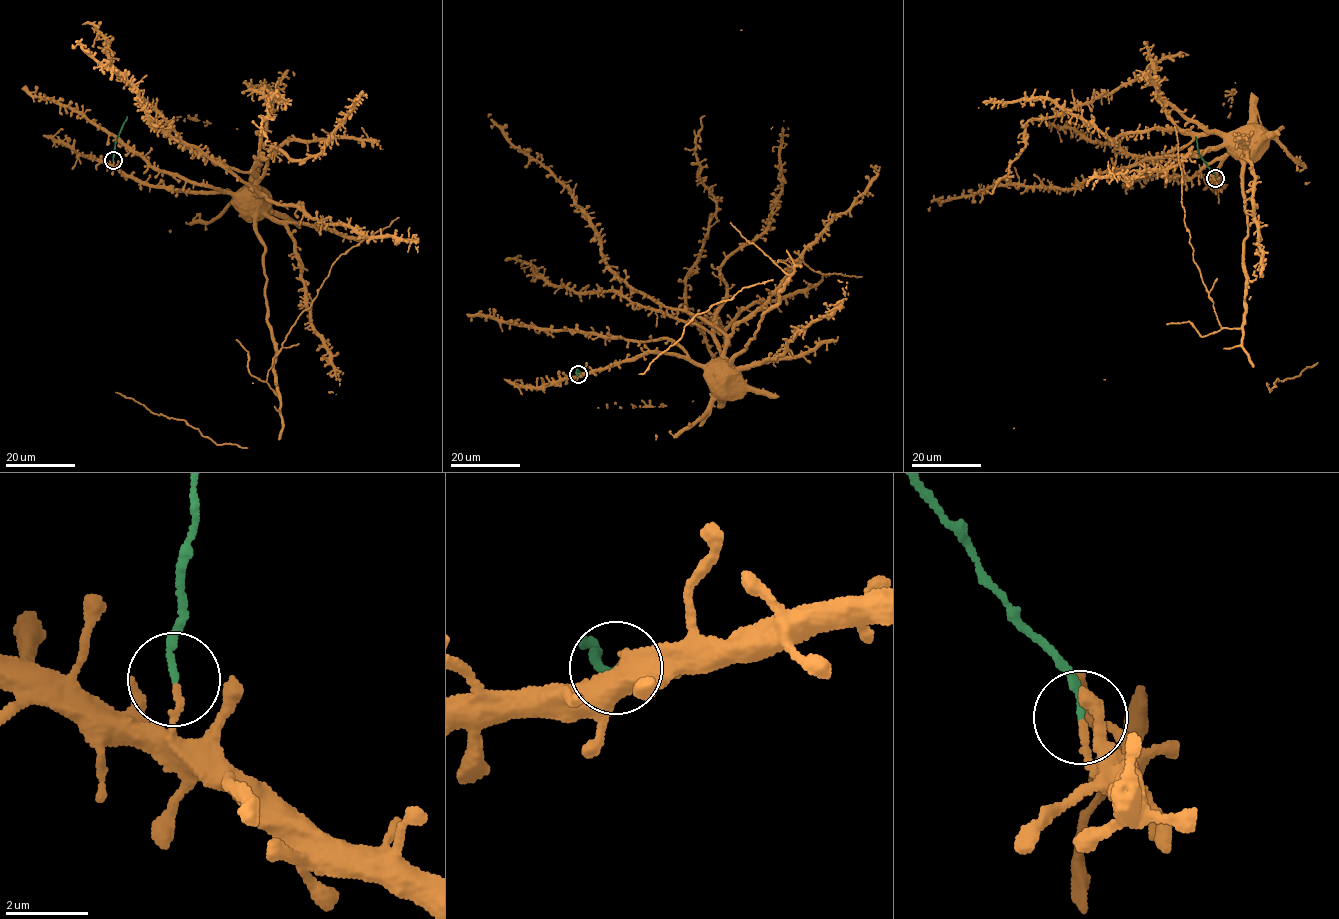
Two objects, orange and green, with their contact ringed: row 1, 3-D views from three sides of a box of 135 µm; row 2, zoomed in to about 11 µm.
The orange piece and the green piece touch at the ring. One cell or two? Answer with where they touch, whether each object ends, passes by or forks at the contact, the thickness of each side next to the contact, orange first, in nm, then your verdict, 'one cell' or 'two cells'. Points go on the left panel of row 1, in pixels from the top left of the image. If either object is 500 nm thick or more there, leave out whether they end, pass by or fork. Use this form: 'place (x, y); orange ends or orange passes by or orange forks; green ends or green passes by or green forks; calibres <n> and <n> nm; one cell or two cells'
place (113, 160); orange ends; green ends; calibres 150 and 160 nm; two cells

